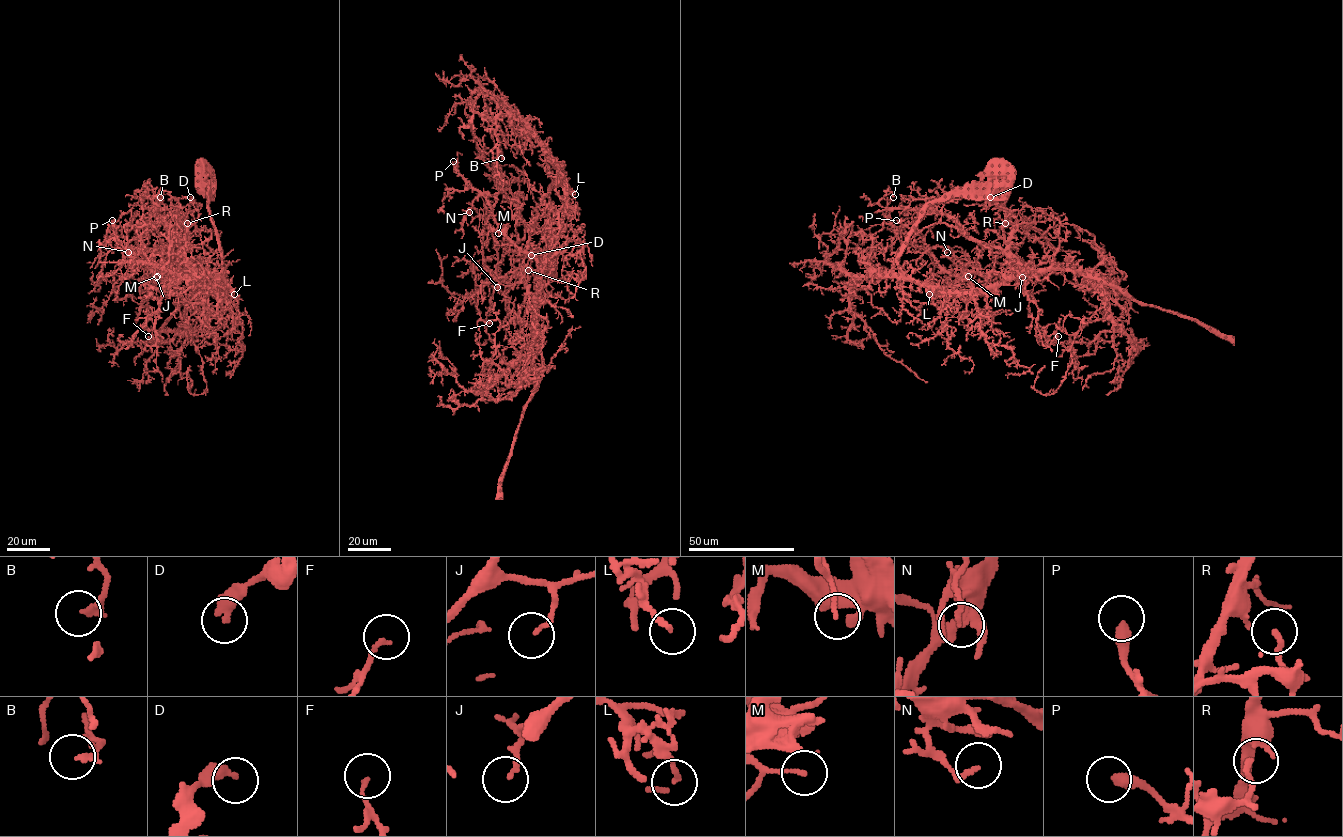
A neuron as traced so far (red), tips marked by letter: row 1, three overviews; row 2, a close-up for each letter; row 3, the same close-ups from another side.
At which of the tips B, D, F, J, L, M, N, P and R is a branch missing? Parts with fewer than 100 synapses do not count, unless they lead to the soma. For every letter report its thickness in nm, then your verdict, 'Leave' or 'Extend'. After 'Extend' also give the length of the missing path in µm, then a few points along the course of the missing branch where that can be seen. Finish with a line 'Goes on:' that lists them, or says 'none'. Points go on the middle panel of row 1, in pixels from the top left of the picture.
B: Thickness 170 nm. Leave
D: Thickness 400 nm. Leave
F: Thickness 120 nm. Leave
J: Thickness 130 nm. Leave
L: Thickness 140 nm. Leave
M: Thickness 140 nm. Leave
N: Thickness 160 nm. Leave
P: Thickness 360 nm. Leave
R: Thickness 180 nm. Leave
Goes on: none

